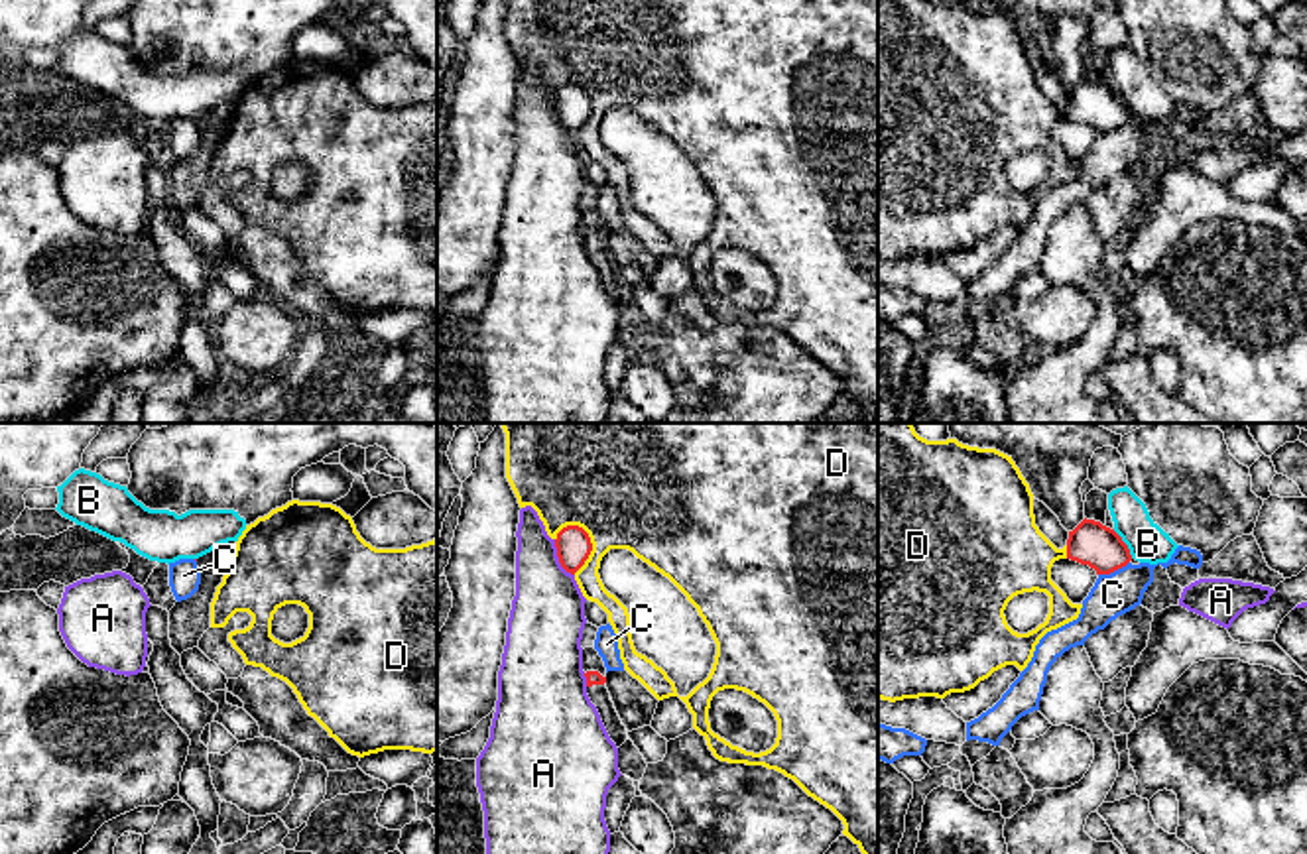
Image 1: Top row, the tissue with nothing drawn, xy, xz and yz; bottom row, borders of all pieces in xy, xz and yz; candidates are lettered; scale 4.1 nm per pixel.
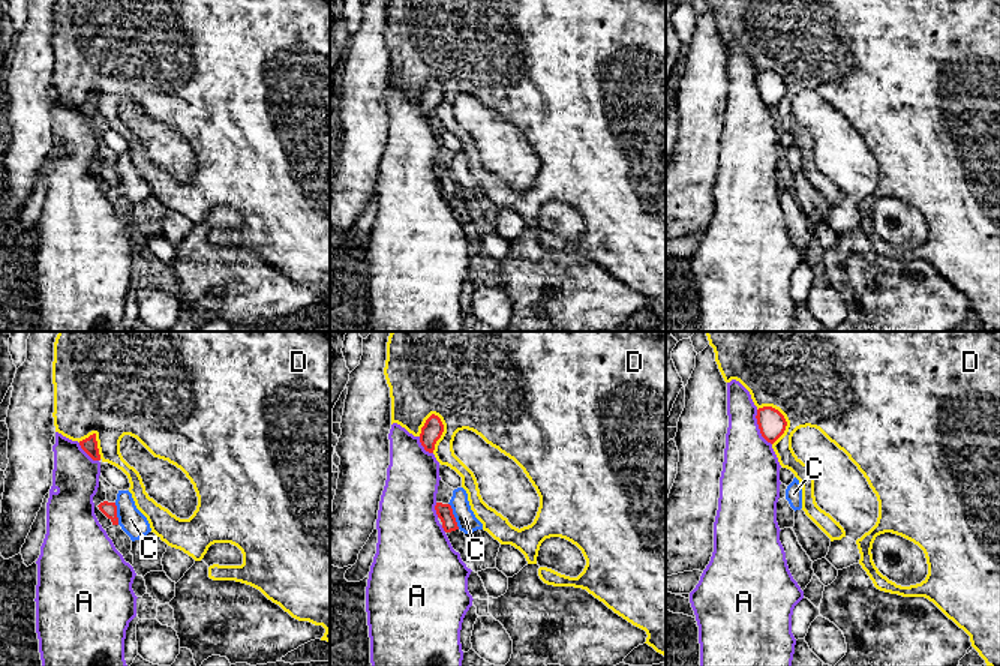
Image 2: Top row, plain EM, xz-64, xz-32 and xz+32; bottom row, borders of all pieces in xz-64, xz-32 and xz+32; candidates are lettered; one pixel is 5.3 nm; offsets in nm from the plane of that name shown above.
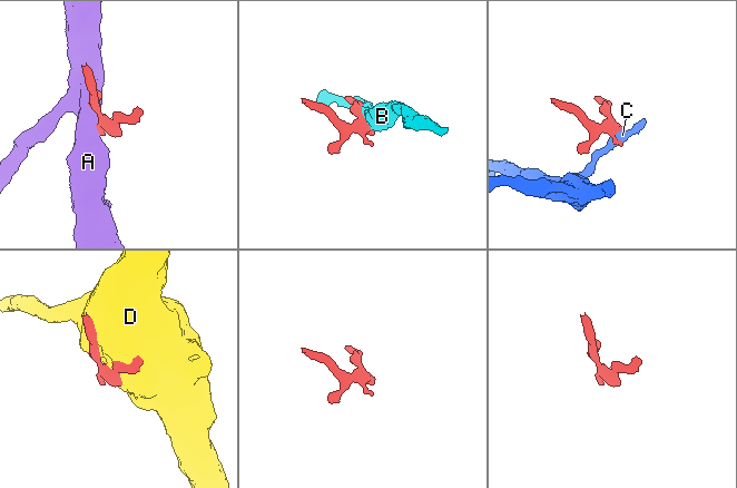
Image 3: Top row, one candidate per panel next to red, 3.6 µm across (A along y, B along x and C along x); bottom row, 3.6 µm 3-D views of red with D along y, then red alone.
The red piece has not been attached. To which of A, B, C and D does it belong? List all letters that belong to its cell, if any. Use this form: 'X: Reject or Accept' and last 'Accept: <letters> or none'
A: Reject
B: Reject
C: Reject
D: Reject
Accept: none

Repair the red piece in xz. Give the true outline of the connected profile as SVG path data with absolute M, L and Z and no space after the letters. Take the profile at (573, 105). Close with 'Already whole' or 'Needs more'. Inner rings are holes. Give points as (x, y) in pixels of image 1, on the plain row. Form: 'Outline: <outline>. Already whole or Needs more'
Outline: M567 85L557 92L555 98L557 116L561 126L575 134L592 110L589 92L579 85Z. Already whole

